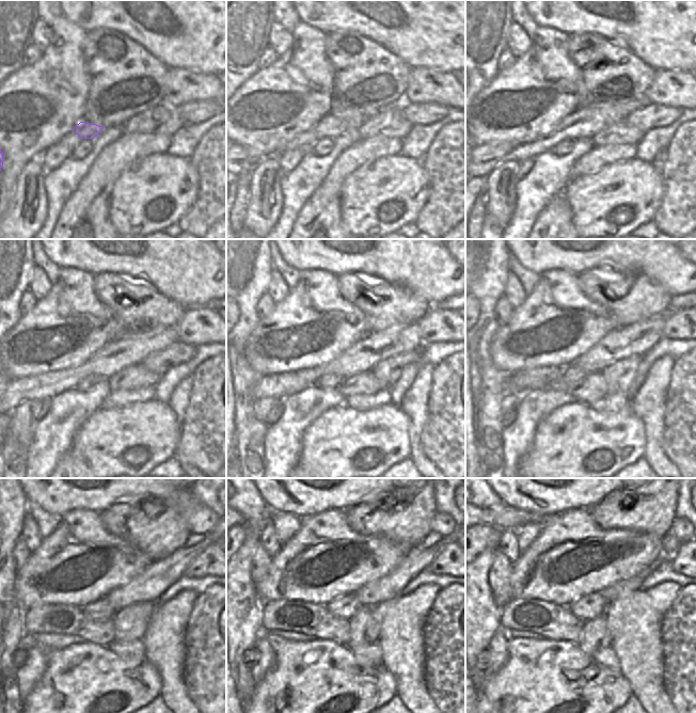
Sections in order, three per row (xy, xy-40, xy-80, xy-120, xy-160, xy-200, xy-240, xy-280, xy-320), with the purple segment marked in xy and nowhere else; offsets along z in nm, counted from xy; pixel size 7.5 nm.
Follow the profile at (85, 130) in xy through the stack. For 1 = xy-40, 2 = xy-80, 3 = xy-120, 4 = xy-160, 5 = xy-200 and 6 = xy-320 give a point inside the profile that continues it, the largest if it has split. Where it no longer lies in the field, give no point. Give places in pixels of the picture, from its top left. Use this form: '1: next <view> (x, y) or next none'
1: next xy-40 (330, 126)
2: next xy-80 (584, 122)
3: next xy-120 (115, 355)
4: next xy-160 (374, 347)
5: next xy-200 (623, 342)
6: next xy-320 (621, 588)

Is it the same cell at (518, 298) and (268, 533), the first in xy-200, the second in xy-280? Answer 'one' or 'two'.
one

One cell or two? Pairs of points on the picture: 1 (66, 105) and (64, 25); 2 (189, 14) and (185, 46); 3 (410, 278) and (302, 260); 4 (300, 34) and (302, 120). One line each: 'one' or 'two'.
1: one
2: one
3: one
4: one

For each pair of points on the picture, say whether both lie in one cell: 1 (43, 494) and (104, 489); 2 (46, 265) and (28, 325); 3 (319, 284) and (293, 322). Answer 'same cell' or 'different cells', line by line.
1: same cell
2: different cells
3: same cell

